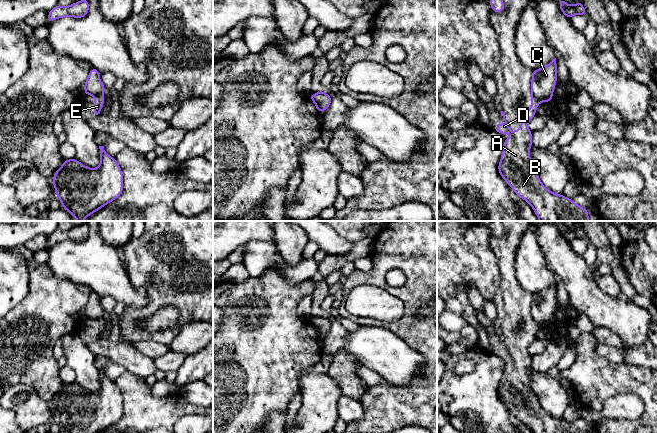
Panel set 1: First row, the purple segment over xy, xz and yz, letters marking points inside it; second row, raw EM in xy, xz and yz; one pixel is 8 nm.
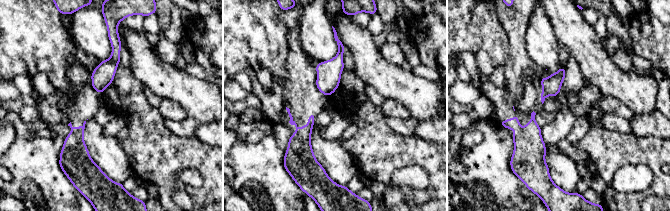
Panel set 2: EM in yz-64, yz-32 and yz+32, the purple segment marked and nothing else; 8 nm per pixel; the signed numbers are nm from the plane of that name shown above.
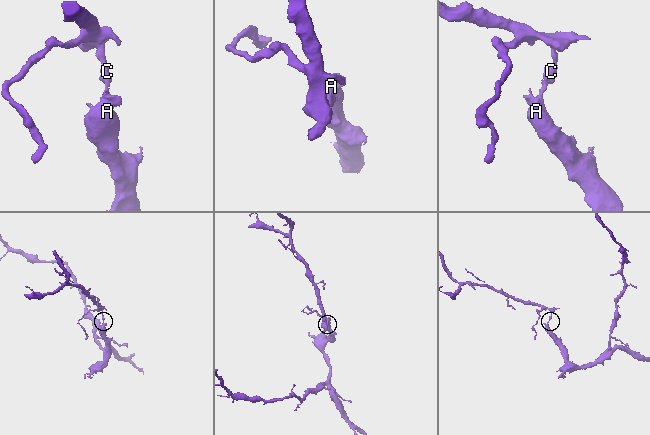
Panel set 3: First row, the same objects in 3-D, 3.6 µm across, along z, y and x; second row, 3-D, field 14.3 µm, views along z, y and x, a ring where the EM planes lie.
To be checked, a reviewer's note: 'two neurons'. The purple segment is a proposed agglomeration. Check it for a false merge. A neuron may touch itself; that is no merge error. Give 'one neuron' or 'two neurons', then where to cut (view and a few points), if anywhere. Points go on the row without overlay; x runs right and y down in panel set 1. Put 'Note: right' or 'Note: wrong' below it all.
two neurons; cut in yz along (532, 317), (540, 325)
Note: right

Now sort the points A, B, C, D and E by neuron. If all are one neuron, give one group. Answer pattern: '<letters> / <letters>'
A B D E / C

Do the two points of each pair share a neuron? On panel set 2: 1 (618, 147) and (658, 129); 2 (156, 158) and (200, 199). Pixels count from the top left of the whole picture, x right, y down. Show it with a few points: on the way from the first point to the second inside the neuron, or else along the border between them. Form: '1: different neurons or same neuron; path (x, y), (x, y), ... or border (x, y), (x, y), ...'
1: different neurons; border (631, 133), (637, 136), (654, 136), (659, 138)
2: same neuron; path (175, 158), (192, 158), (207, 173), (207, 180)

